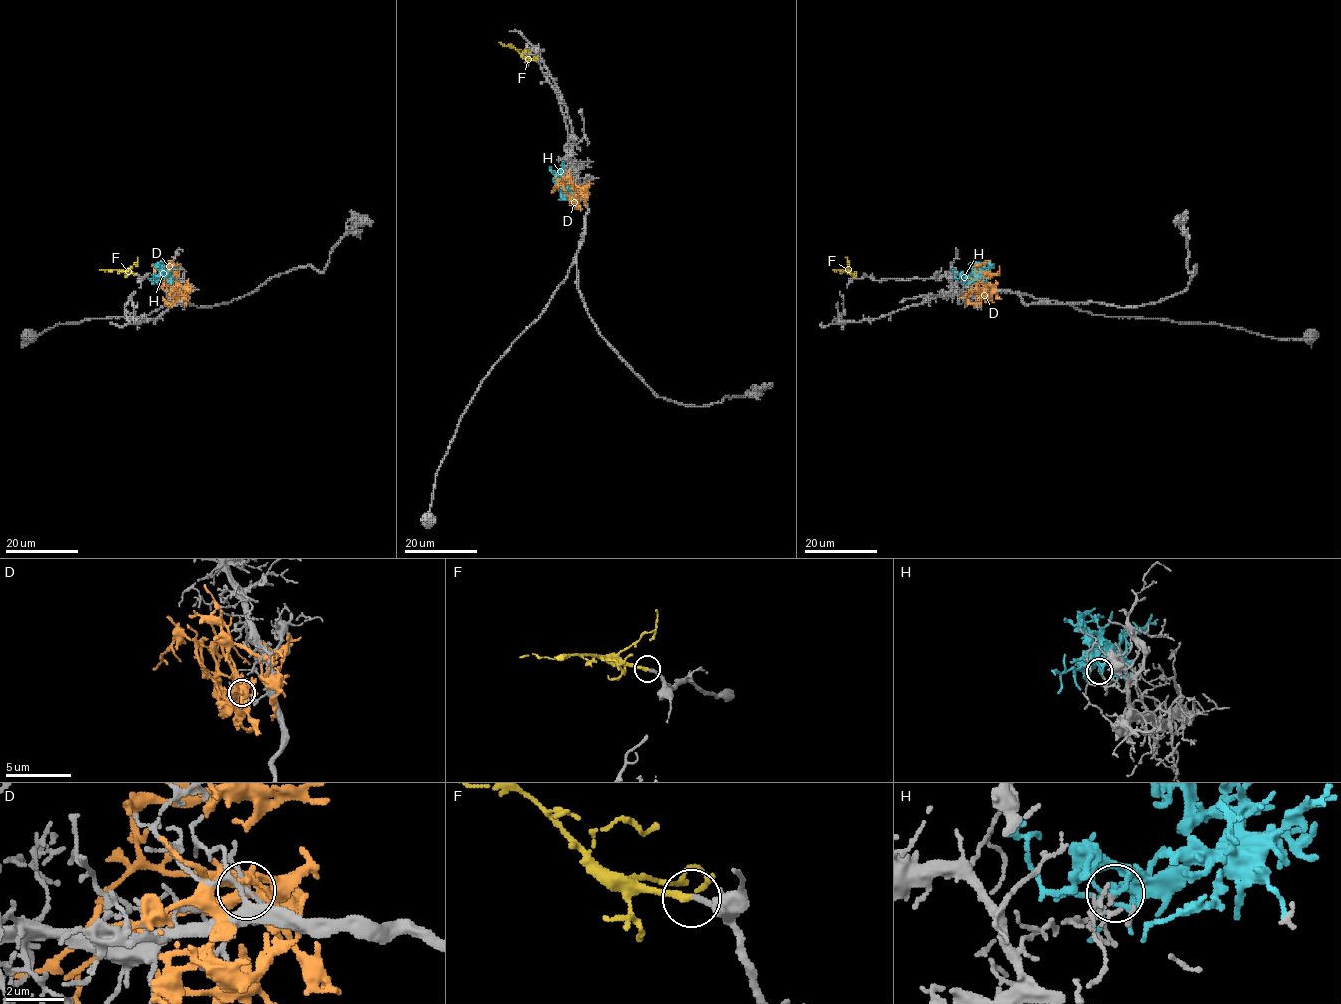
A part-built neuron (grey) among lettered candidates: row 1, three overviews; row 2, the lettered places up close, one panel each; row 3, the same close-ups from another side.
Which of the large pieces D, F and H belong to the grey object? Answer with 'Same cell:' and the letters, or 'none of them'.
Same cell: F

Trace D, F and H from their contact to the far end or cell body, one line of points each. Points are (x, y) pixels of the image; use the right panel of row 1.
D: (989, 286), (975, 281), (975, 276), (984, 274), (976, 270), (980, 264), (987, 263), (991, 267)
F: (850, 274), (833, 270)
H: (965, 279), (982, 274), (993, 264)

